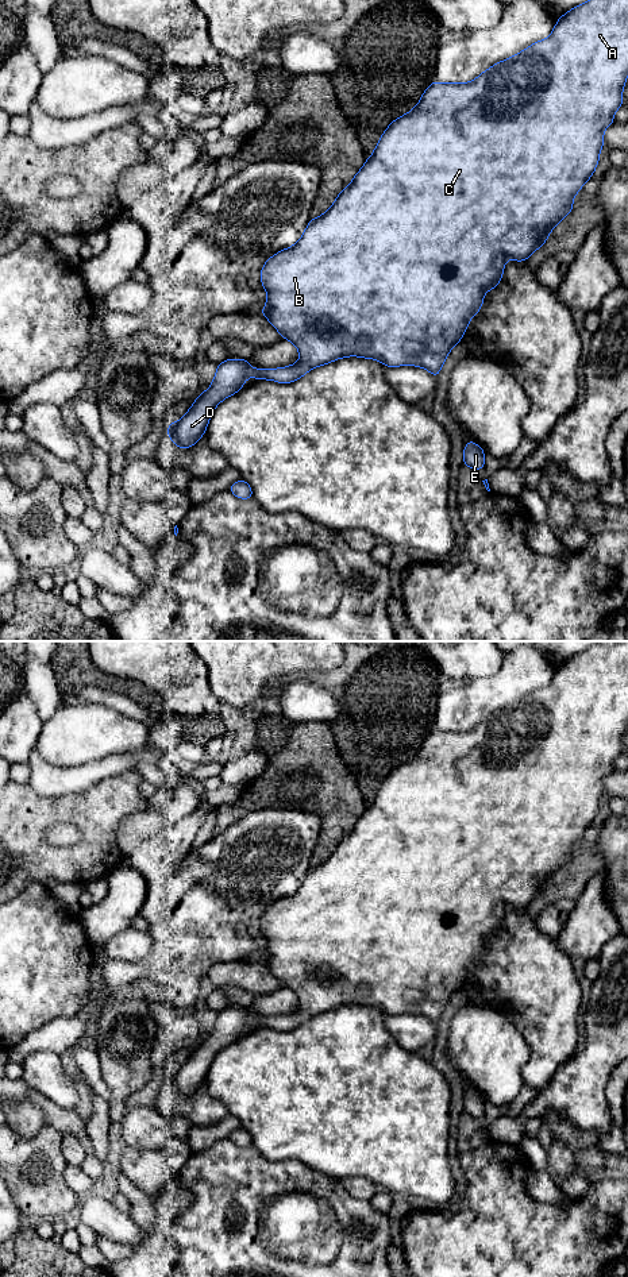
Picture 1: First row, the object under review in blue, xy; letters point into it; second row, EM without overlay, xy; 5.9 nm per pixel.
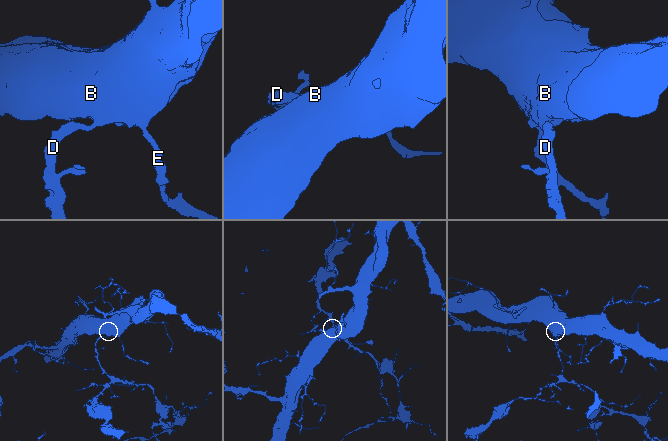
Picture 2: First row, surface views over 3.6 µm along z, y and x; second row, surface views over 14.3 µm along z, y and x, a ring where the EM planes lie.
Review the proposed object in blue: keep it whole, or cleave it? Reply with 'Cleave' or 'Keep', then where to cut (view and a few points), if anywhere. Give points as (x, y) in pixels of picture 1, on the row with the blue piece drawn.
Keep. No split

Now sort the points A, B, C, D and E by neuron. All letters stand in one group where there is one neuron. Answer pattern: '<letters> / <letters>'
A B C D E

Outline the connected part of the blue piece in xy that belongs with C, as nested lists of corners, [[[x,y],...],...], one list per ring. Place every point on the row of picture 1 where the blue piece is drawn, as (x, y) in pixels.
[[[587,0],[558,19],[551,35],[532,43],[528,49],[497,62],[471,82],[442,84],[434,81],[423,93],[417,105],[389,124],[378,140],[371,157],[336,197],[331,208],[307,225],[301,239],[292,247],[270,256],[261,270],[261,282],[267,301],[261,313],[273,327],[290,340],[300,354],[300,360],[281,369],[251,369],[248,359],[227,359],[217,364],[217,371],[208,390],[194,400],[190,409],[177,423],[169,423],[167,436],[178,448],[189,448],[205,433],[215,408],[227,397],[243,389],[248,377],[280,383],[294,382],[311,369],[320,367],[346,356],[380,360],[384,366],[419,366],[435,378],[451,351],[461,342],[470,319],[483,304],[483,294],[494,289],[502,278],[508,258],[527,261],[548,239],[554,227],[573,211],[573,200],[583,184],[592,178],[604,147],[604,130],[612,124],[614,112],[623,107],[623,86],[628,77],[628,0]]]

